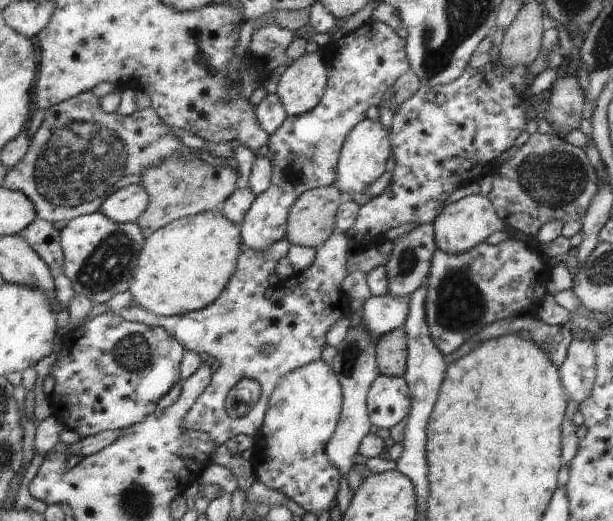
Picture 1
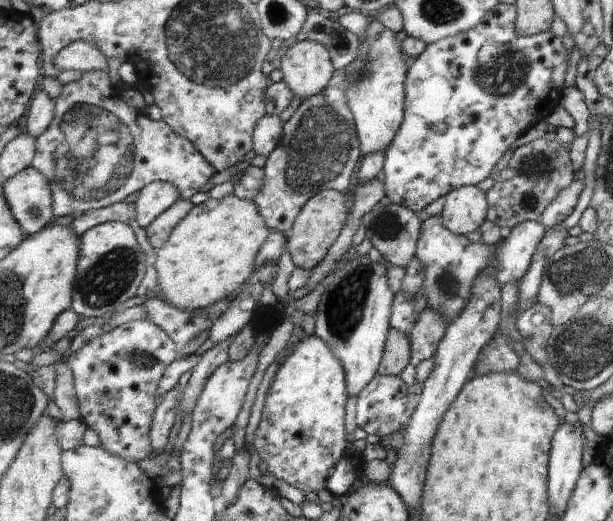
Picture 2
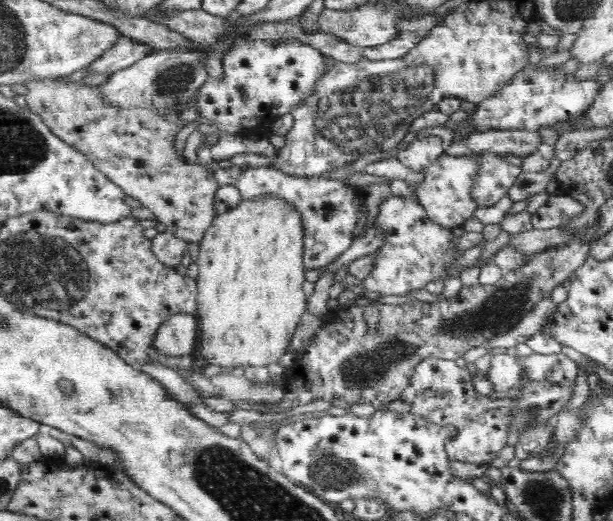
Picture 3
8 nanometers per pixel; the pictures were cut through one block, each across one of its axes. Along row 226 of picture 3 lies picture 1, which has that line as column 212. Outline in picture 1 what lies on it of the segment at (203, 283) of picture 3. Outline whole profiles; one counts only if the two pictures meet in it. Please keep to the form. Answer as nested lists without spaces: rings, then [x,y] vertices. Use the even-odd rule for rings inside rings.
[[[221,209],[177,220],[146,238],[144,248],[137,260],[139,268],[127,292],[133,296],[137,306],[145,308],[145,312],[149,310],[149,314],[155,316],[169,318],[187,314],[187,312],[204,310],[216,302],[227,288],[231,276],[237,270],[237,260],[239,260],[242,249],[240,226],[229,222],[221,214]]]

